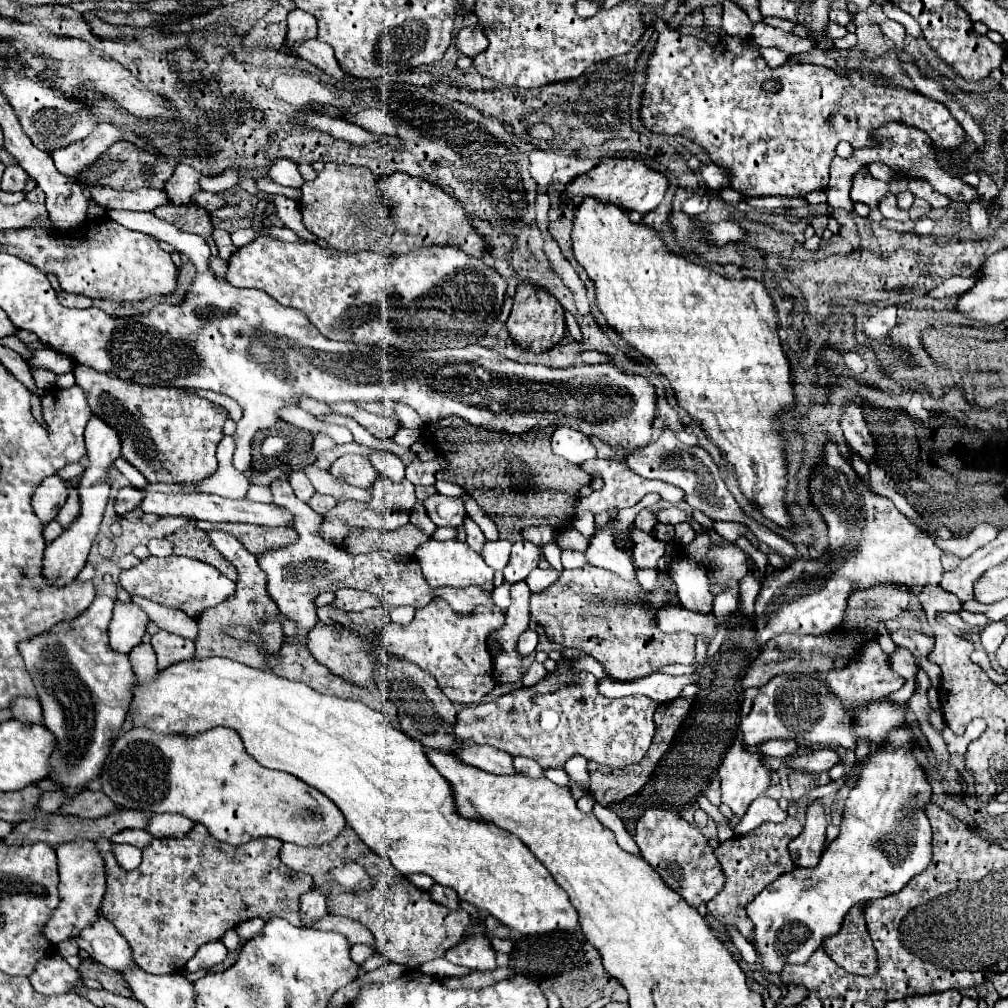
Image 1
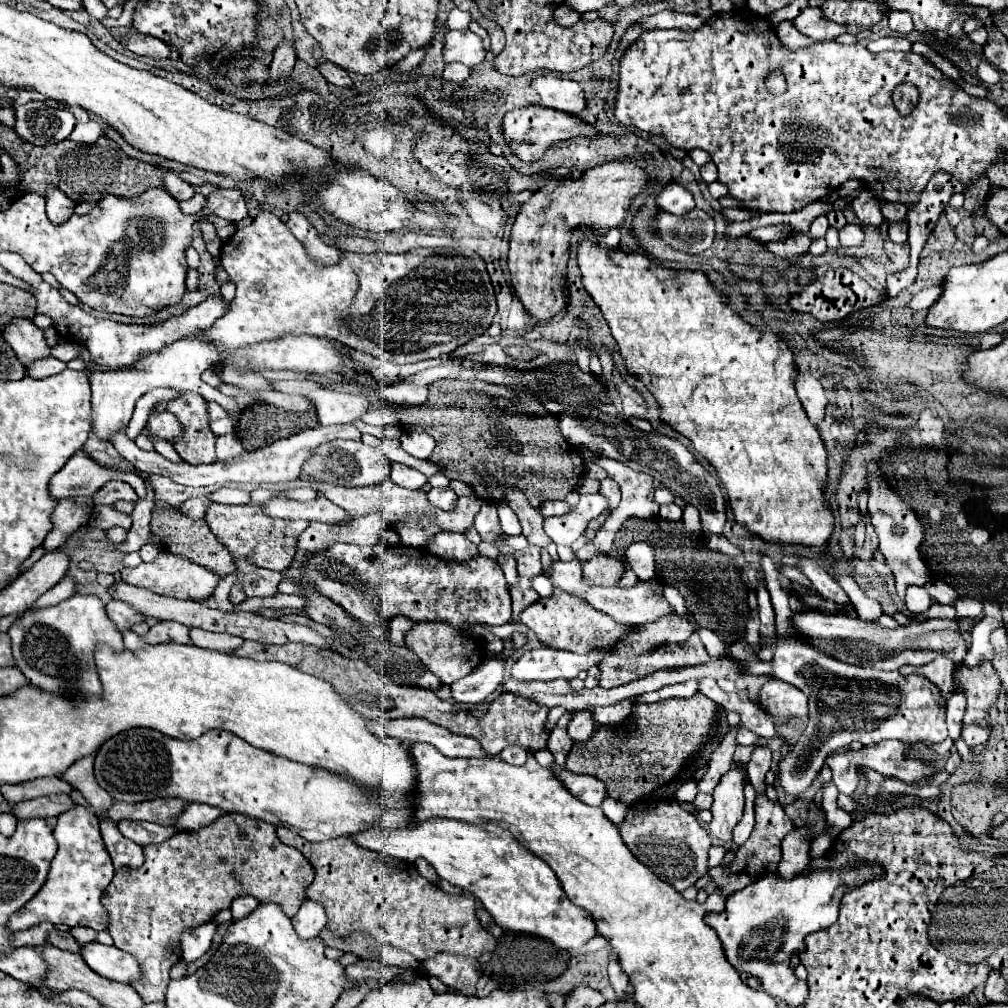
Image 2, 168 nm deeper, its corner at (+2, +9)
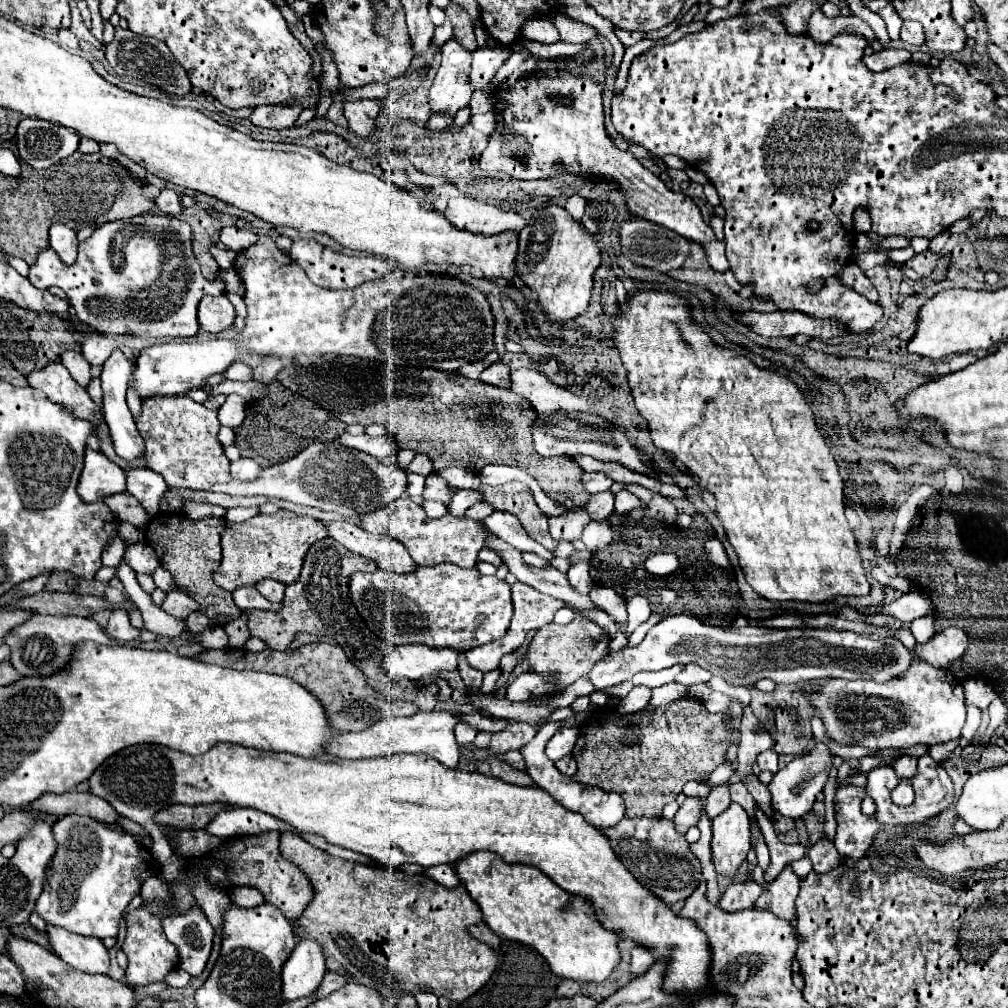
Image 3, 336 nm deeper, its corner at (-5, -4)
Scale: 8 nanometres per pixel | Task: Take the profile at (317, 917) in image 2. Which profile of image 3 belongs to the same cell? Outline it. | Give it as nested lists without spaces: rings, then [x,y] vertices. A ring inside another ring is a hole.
[[[301,938],[281,972],[283,998],[295,1000],[311,994],[321,984],[325,970],[323,946],[317,940]]]

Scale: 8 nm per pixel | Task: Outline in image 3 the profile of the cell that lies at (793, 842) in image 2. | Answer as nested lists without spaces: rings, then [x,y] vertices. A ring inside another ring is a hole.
[[[785,866],[783,872],[769,884],[769,888],[757,898],[755,908],[765,908],[777,914],[779,918],[795,918],[795,900],[801,888],[801,876],[793,872],[791,866]]]

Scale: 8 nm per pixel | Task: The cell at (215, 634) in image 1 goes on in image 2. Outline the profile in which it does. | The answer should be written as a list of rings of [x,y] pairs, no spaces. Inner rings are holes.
[[[244,559],[238,563],[238,581],[244,587],[246,597],[268,597],[278,593],[278,583],[282,581],[282,573],[270,569],[258,569]]]

